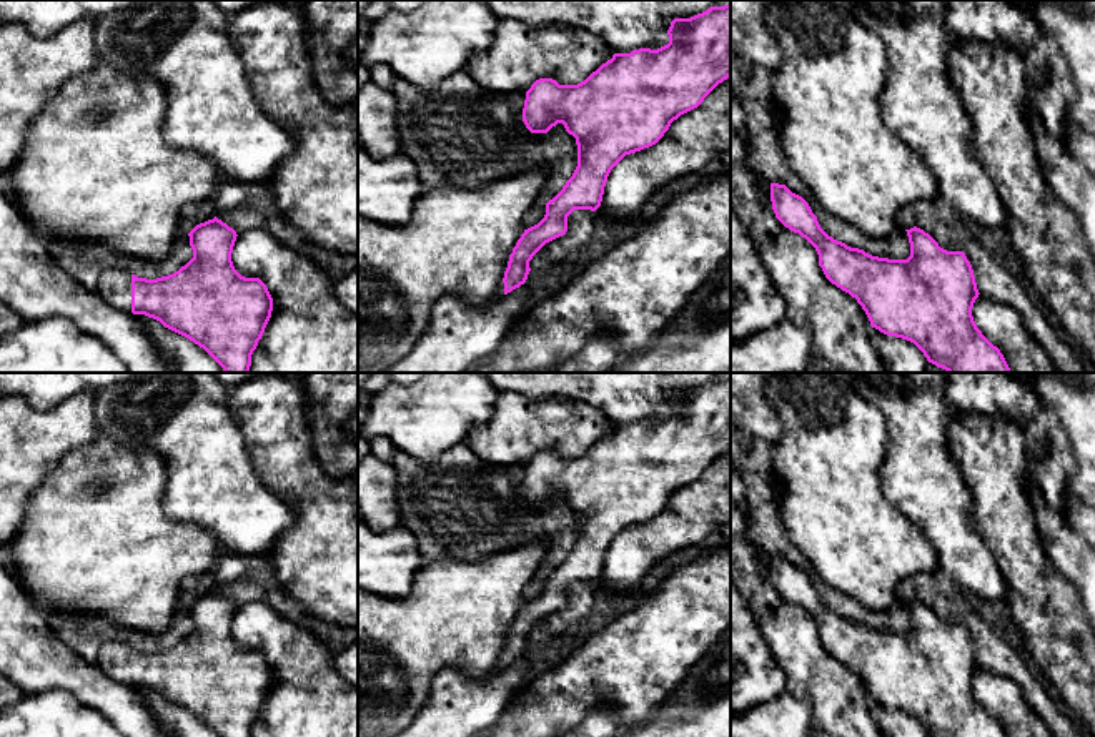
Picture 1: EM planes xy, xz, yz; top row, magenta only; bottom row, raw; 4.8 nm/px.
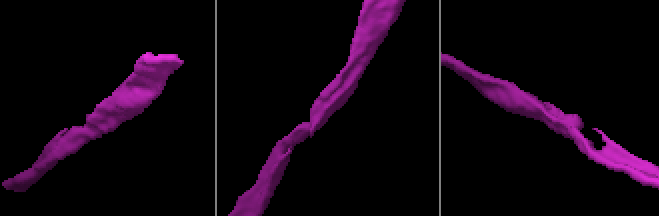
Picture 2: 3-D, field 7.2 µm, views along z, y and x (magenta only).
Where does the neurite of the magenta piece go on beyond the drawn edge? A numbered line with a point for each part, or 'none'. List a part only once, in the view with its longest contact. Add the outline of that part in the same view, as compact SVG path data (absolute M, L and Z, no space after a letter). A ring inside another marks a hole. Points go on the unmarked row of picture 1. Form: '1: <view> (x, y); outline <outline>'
1: xy (115, 659); outline M108 642L98 650L97 665L108 677L131 685L131 647L120 642Z

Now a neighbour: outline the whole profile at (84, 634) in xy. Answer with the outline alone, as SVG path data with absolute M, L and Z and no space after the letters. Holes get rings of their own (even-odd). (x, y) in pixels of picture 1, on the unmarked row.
M47 604L42 612L48 617L57 636L83 660L97 664L103 644L120 642L138 650L156 652L173 647L193 631L190 609L180 609L168 631L160 634L121 627L105 617L72 616L52 611Z

